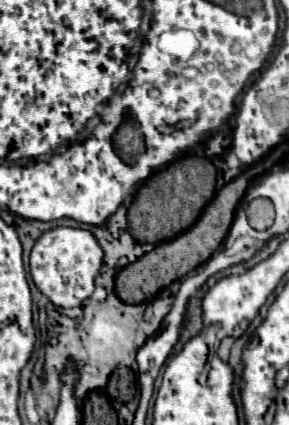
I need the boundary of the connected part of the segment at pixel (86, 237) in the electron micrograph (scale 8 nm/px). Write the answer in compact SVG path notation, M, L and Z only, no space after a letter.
M55 227L43 231L35 241L29 257L31 279L37 289L57 307L77 307L81 301L91 297L93 279L97 277L103 263L103 249L95 235L87 229Z

